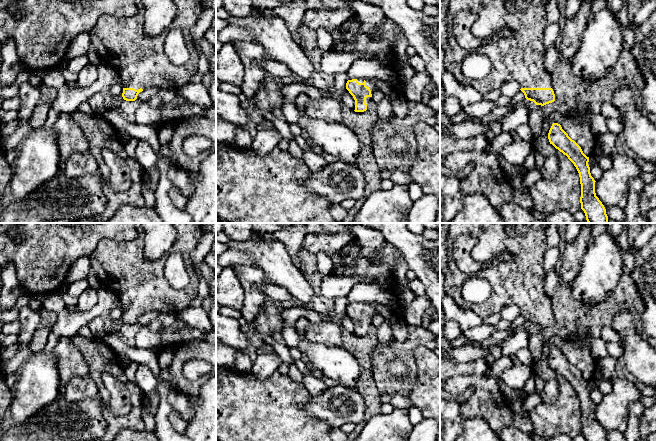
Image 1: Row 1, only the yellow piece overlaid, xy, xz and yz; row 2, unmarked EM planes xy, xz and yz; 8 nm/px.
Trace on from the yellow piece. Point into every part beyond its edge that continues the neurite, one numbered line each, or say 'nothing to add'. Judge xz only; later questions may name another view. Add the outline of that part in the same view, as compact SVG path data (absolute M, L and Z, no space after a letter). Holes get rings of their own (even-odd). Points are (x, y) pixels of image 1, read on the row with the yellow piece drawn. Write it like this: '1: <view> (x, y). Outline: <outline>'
1: xz (372, 86). Outline: M357 79L359 83L363 83L364 81L366 82L366 86L370 88L371 90L371 94L375 91L378 90L378 88L376 87L376 85L374 83L372 83L371 81L369 81L368 79Z

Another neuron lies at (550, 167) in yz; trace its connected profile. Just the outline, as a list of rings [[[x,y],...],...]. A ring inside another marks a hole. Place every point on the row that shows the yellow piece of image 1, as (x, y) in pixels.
[[[547,155],[542,167],[542,178],[555,178],[559,169],[558,160],[555,155]]]

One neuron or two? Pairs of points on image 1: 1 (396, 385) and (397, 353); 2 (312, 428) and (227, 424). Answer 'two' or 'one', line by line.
1: one
2: one

